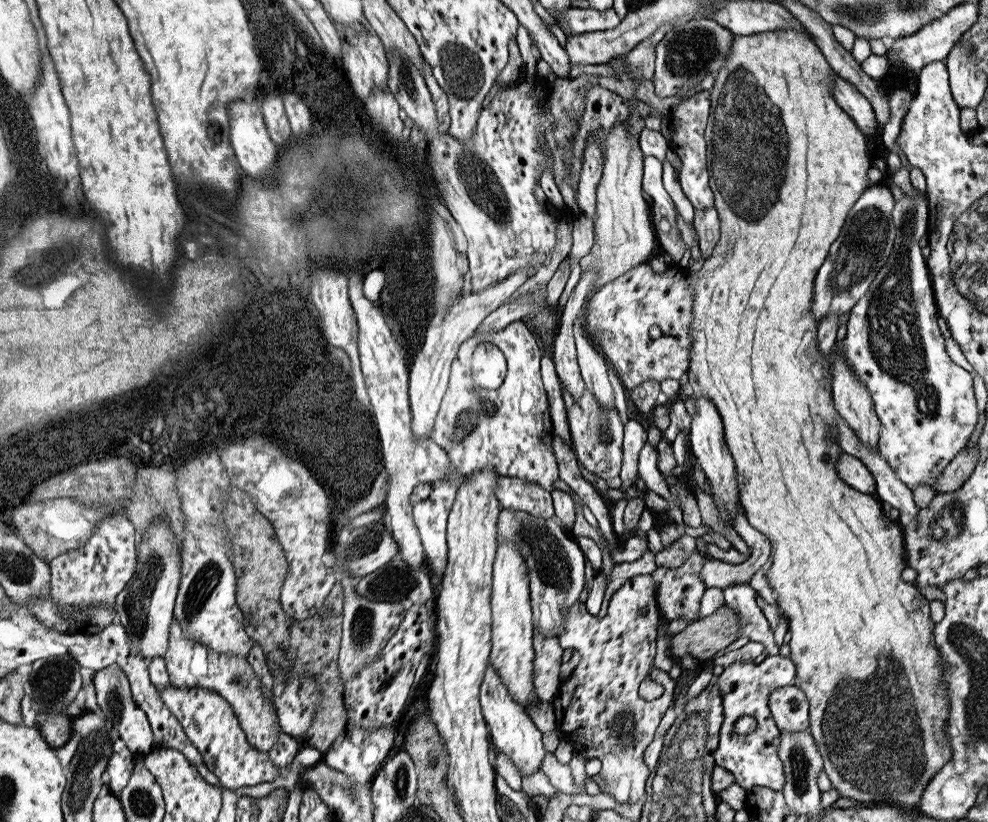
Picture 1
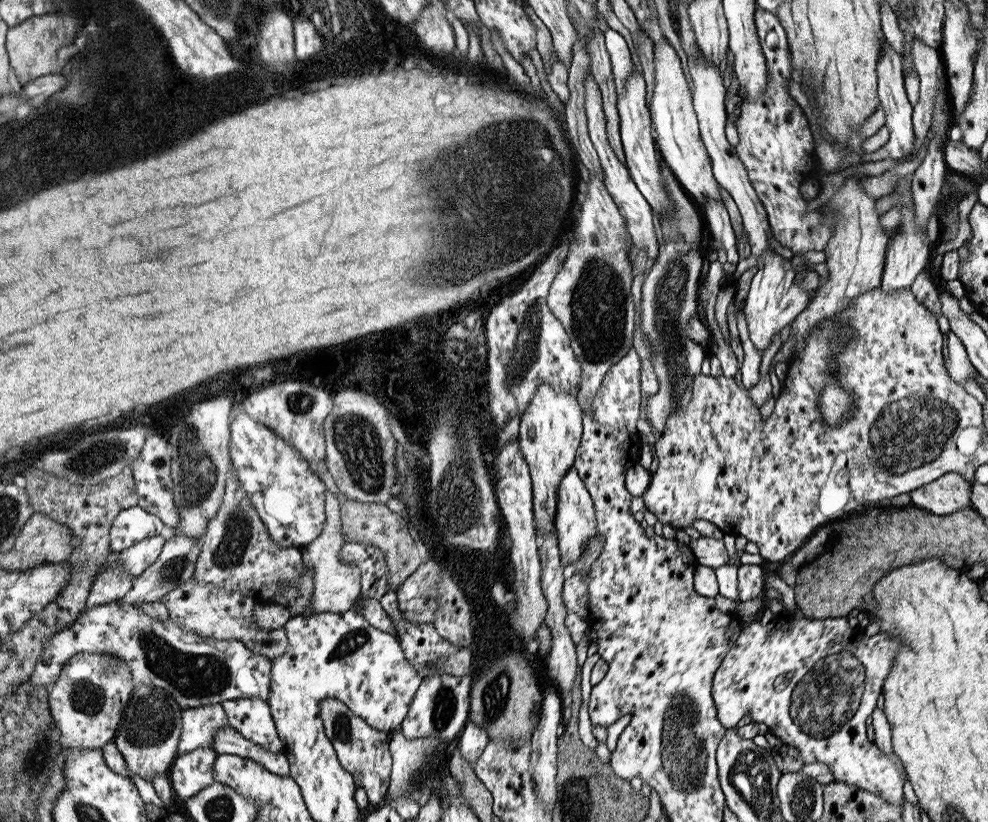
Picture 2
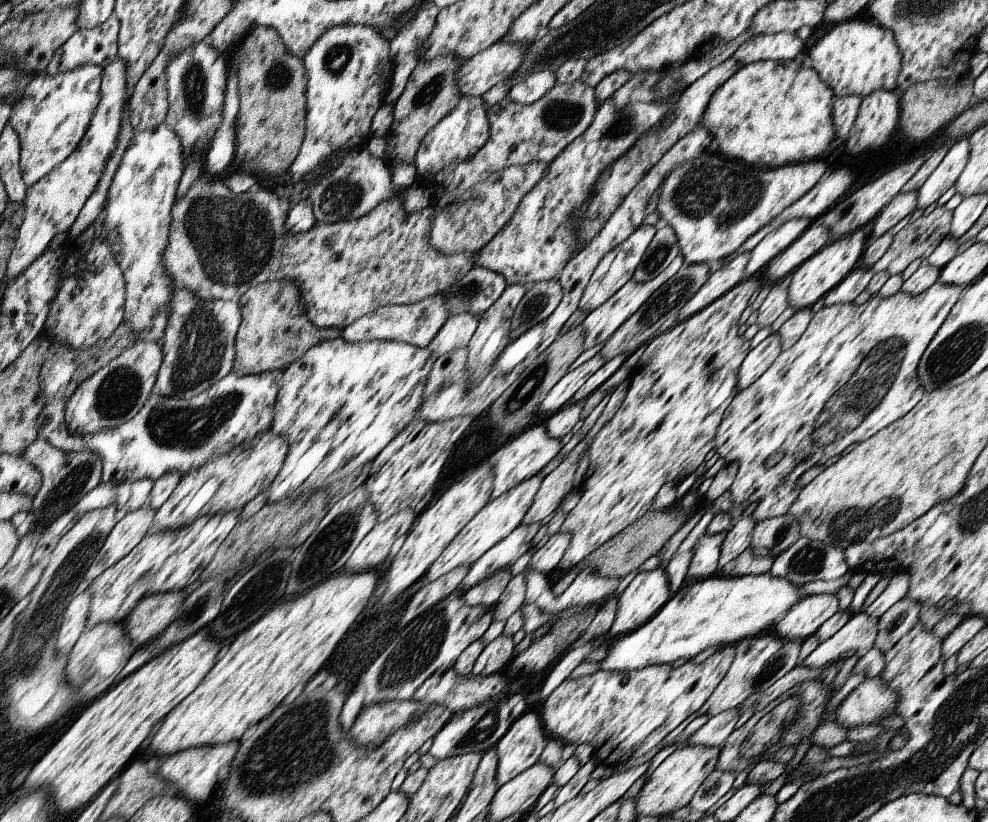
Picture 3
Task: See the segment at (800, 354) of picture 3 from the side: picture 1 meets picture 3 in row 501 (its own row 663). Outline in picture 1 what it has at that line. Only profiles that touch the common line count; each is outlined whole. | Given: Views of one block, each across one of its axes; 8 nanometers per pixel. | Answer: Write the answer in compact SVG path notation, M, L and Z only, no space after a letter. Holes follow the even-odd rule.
M763 656L761 660L739 660L727 666L717 682L717 688L723 698L723 724L719 730L719 748L715 748L715 764L725 768L725 772L733 774L735 782L743 790L751 790L755 786L763 786L775 792L783 792L785 788L785 772L783 762L777 756L781 730L777 728L771 710L769 710L769 696L771 692L793 686L795 684L797 666L791 658L785 656ZM741 716L753 716L759 724L753 734L737 734L735 722Z

